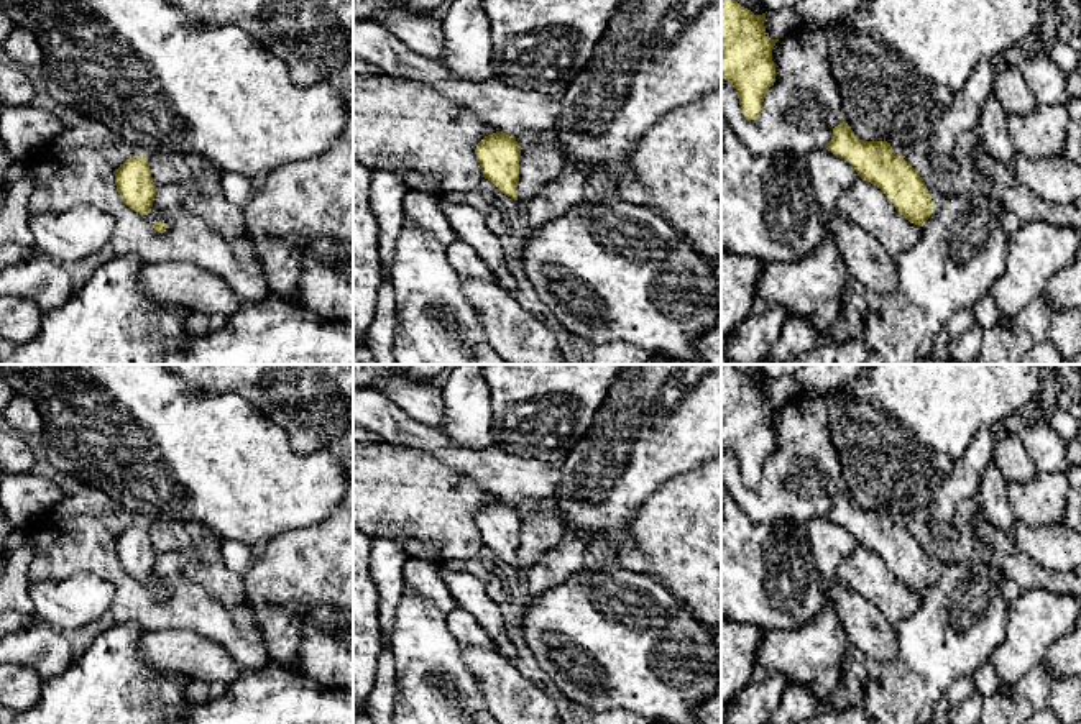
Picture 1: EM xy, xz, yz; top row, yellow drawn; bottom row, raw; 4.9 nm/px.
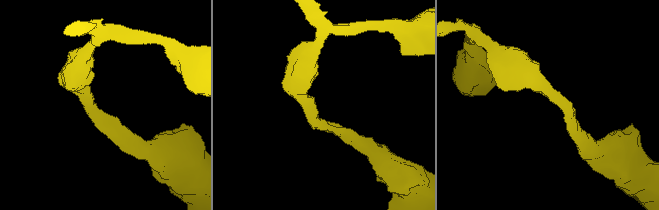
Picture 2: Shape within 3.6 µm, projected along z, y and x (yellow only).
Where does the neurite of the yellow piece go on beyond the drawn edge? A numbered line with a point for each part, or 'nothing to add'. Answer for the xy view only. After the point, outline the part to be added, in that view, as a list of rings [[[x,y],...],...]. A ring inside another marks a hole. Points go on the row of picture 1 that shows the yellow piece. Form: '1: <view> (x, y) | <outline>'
nothing to add

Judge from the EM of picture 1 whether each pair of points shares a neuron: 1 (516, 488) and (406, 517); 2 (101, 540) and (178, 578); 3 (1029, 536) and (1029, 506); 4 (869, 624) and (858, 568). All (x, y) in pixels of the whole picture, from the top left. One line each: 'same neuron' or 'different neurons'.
1: different neurons
2: same neuron
3: different neurons
4: different neurons

